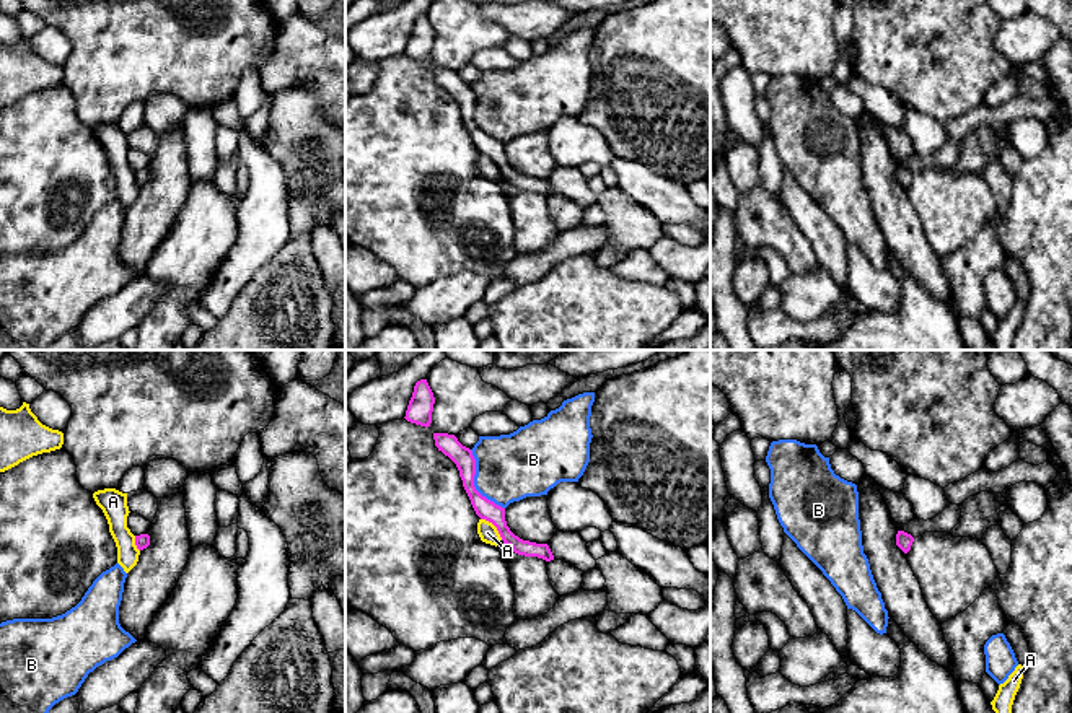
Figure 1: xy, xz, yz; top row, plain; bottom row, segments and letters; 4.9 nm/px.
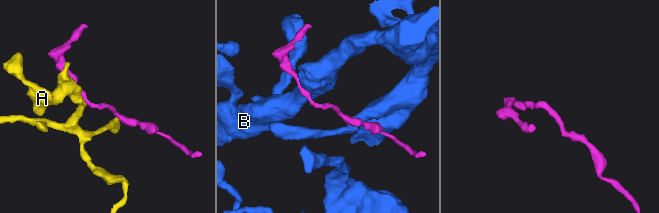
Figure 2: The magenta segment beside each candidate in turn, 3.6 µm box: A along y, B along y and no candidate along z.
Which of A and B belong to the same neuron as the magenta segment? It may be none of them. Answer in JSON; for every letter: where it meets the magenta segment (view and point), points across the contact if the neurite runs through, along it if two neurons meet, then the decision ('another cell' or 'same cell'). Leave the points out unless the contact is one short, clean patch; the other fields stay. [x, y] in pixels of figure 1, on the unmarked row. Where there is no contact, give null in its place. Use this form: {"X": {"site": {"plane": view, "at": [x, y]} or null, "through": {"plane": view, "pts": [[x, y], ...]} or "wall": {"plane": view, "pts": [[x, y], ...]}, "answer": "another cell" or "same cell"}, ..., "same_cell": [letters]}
{"A": {"site": {"plane": "xz", "at": [494, 160]}, "wall": {"plane": "xz", "pts": [[481, 153], [487, 155], [502, 174]]}, "answer": "another cell"}, "B": {"site": {"plane": "xz", "at": [473, 119]}, "wall": {"plane": "xz", "pts": [[470, 85], [474, 95], [474, 122], [504, 144]]}, "answer": "another cell"}, "same_cell": []}

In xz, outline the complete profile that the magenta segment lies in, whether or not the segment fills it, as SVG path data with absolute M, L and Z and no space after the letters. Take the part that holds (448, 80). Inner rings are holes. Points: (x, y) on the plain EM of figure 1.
M433 68L433 75L438 86L442 86L456 99L459 112L463 116L463 122L471 135L476 150L497 163L503 179L510 181L512 186L518 190L538 192L546 195L551 220L559 231L565 231L582 225L582 205L572 202L567 197L556 195L547 179L529 177L515 171L507 161L505 143L487 135L476 125L476 94L472 91L472 86L463 81L455 70Z

